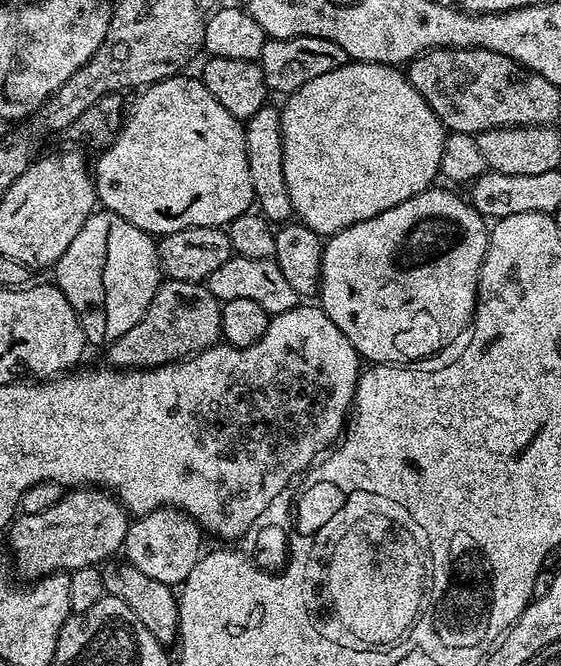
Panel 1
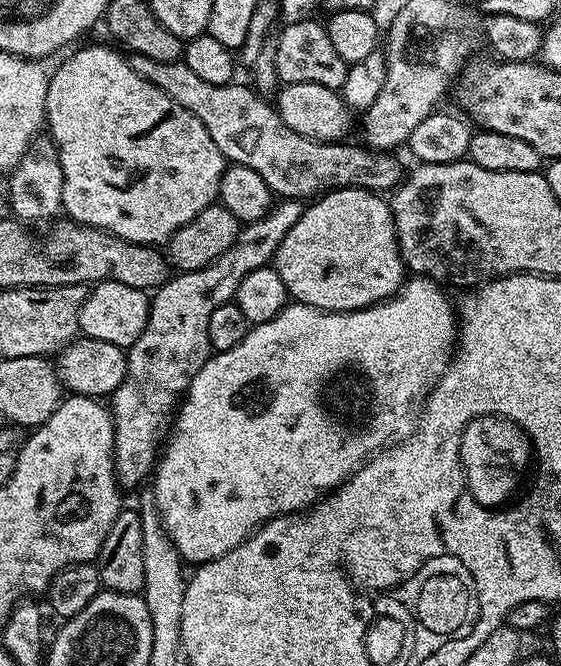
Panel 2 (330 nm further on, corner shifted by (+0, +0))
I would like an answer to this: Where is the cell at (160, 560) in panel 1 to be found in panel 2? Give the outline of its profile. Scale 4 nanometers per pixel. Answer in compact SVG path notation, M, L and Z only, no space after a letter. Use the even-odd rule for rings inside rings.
M413 275L405 279L397 295L383 300L380 304L360 308L357 312L324 312L320 308L312 308L309 304L292 302L264 324L251 325L246 338L242 338L242 342L238 342L230 350L209 355L202 370L194 374L187 392L182 397L182 403L174 416L174 427L155 465L156 481L150 489L156 501L156 511L159 512L166 534L170 542L174 542L181 561L199 566L217 560L222 554L237 548L267 520L272 520L275 516L289 516L292 512L301 513L311 508L317 500L350 479L367 460L371 460L393 439L392 435L395 437L399 433L400 425L409 419L412 407L416 403L417 407L427 397L432 385L444 373L456 347L458 316L454 311L453 301L451 304L444 292L447 291L435 280Z

